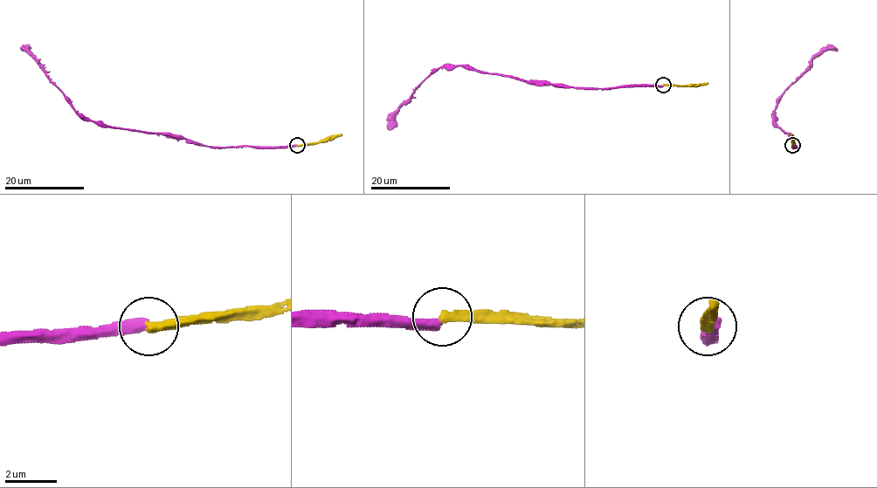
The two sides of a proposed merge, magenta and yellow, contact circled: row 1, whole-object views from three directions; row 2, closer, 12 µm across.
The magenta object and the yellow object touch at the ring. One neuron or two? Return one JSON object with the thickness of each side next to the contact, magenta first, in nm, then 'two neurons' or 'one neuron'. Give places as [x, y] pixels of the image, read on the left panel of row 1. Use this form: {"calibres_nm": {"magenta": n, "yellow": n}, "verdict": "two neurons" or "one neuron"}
{"calibres_nm": {"magenta": 400, "yellow": 360}, "verdict": "two neurons"}

